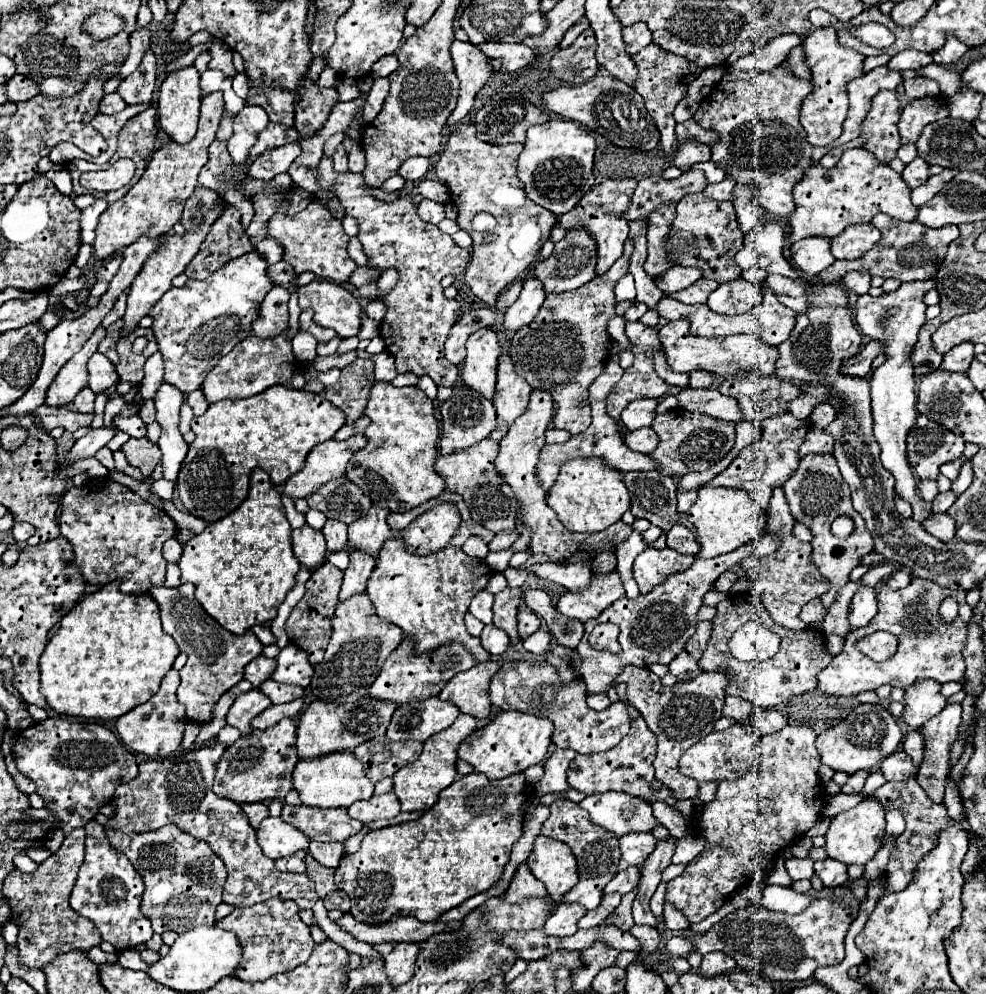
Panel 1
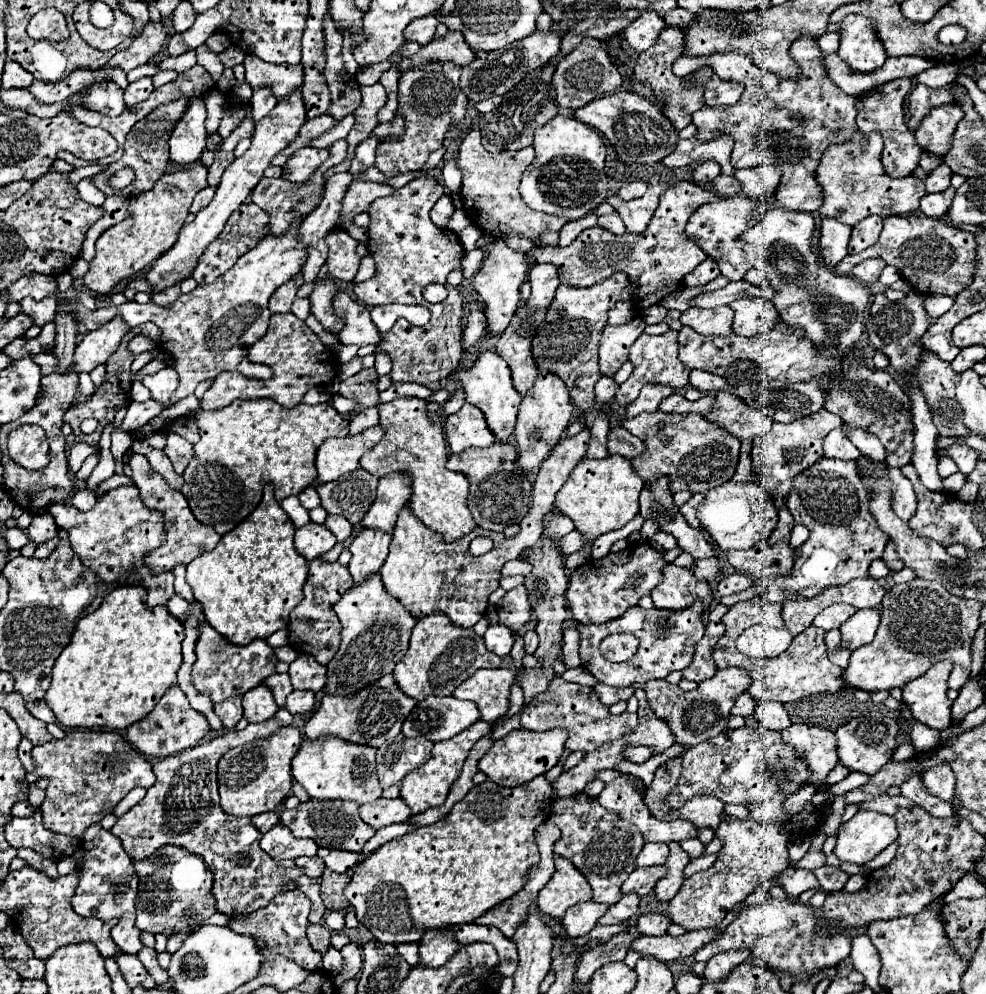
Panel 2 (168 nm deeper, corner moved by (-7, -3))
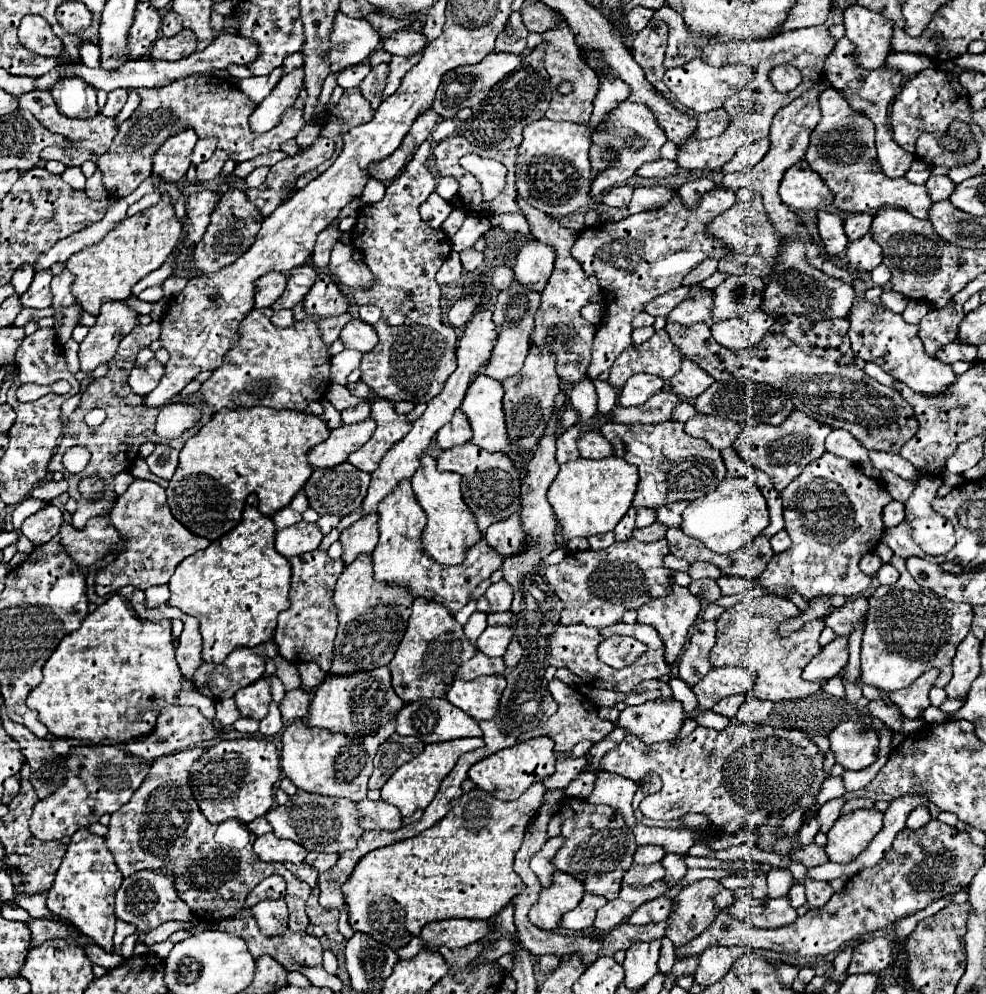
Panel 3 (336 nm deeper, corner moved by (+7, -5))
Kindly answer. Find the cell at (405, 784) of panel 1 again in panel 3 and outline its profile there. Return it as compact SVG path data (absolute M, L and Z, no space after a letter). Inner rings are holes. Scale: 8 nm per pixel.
M458 738L458 740L450 740L450 742L442 742L442 744L426 744L420 756L412 758L402 768L398 768L390 776L390 780L382 786L382 800L386 800L388 804L394 804L402 816L412 816L416 810L424 810L436 796L440 782L454 768L456 760L462 754L466 754L474 748L480 748L482 744L484 744L482 738Z

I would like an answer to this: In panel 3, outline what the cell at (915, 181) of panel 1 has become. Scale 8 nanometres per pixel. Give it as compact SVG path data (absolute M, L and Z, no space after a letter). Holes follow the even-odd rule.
M930 176L924 186L926 186L928 196L932 198L932 202L950 198L950 194L952 194L952 190L954 190L954 184L950 182L948 176Z

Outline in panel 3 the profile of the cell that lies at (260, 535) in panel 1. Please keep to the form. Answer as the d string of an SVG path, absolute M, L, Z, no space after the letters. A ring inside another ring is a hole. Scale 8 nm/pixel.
M254 502L246 504L242 520L234 530L224 534L220 540L212 542L206 550L200 550L198 554L192 554L184 562L180 562L174 576L170 578L168 586L172 596L168 604L180 608L184 614L198 618L202 634L202 658L206 662L218 664L226 660L226 656L238 646L252 648L272 640L276 630L276 616L290 606L288 590L292 576L290 562L274 548L274 538L276 538L276 526L272 518L264 516Z

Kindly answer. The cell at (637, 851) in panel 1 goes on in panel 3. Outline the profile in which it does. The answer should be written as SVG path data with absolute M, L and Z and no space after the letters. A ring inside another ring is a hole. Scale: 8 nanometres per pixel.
M640 846L634 854L634 864L656 864L664 858L664 850L660 846Z

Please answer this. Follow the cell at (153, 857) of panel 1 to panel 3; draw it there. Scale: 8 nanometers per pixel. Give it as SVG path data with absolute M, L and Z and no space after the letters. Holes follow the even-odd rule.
M138 870L136 874L124 878L120 890L116 892L116 916L134 924L136 932L148 932L168 920L190 922L192 910L180 898L172 874L164 874L162 870Z

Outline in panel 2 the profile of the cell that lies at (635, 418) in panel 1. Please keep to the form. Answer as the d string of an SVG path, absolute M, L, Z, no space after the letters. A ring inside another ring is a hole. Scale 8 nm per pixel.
M644 384L644 388L640 390L640 396L626 408L626 416L634 418L640 412L656 412L658 404L672 392L674 388L668 388L664 384Z

